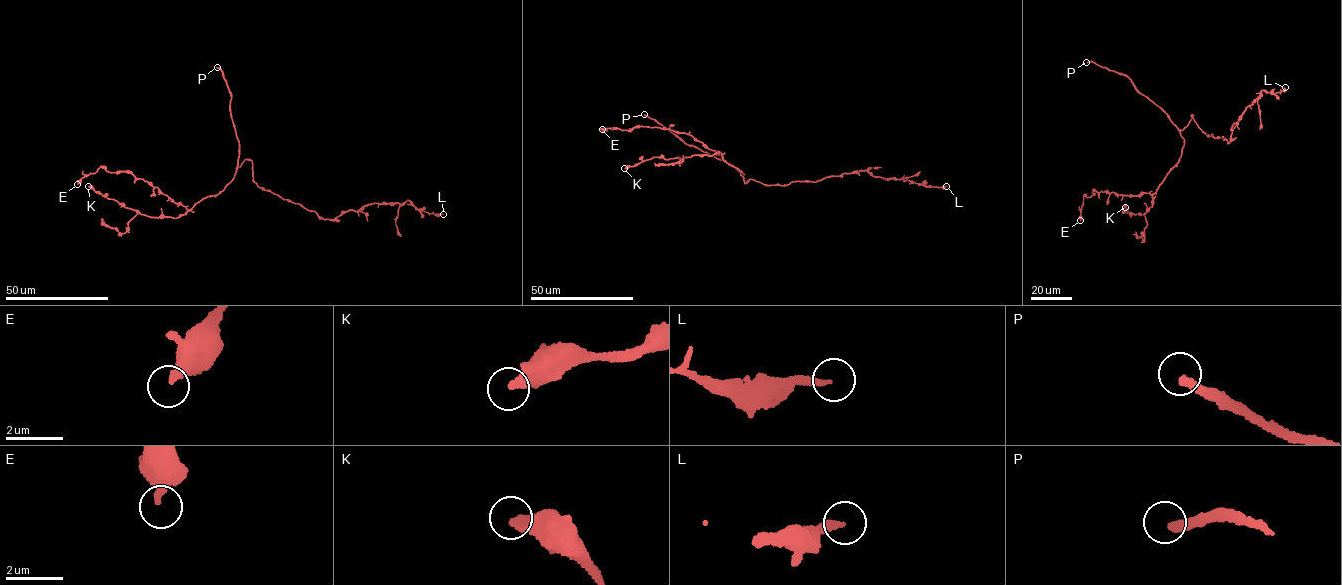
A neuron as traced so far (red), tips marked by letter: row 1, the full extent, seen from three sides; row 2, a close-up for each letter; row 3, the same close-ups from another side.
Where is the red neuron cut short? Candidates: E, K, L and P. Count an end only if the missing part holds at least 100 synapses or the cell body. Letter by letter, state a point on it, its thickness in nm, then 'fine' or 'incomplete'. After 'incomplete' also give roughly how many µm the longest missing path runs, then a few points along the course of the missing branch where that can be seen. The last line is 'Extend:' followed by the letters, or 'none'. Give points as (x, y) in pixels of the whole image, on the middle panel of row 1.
E: (602, 129) | 340 nm | fine
K: (624, 168) | 400 nm | fine
L: (946, 186) | 220 nm | fine
P: (644, 114) | 320 nm | incomplete | 120 µm | (644, 114), (638, 111), (633, 98), (631, 59), (625, 40), (607, 14), (597, 12), (594, 18), (585, 11)
Extend: P

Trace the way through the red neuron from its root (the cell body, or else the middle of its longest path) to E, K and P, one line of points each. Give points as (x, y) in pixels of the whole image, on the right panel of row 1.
E: (1193, 116), (1180, 130), (1180, 157), (1156, 191), (1130, 197), (1093, 191), (1083, 197), (1080, 220)
K: (1193, 116), (1180, 130), (1184, 143), (1180, 157), (1152, 195), (1152, 206), (1139, 215), (1127, 213), (1125, 207)
P: (1193, 116), (1189, 124), (1179, 129), (1167, 113), (1136, 89), (1129, 78), (1086, 62)

